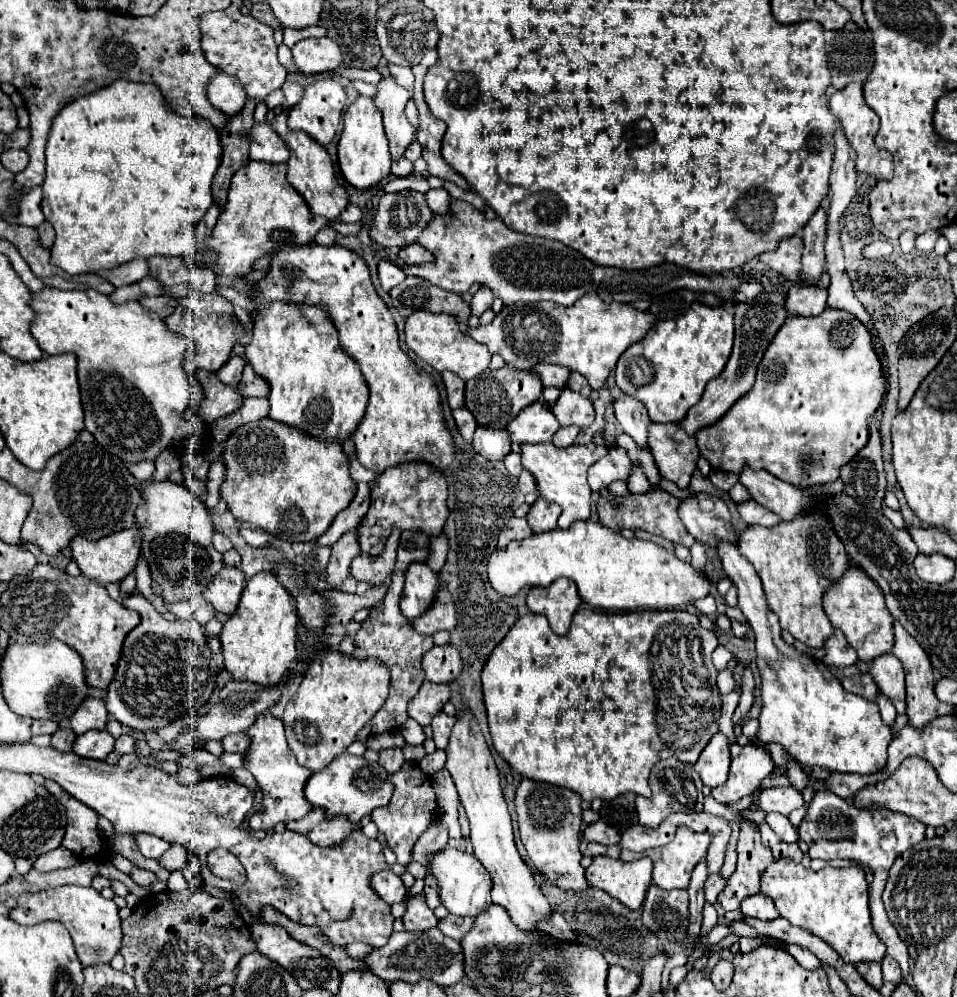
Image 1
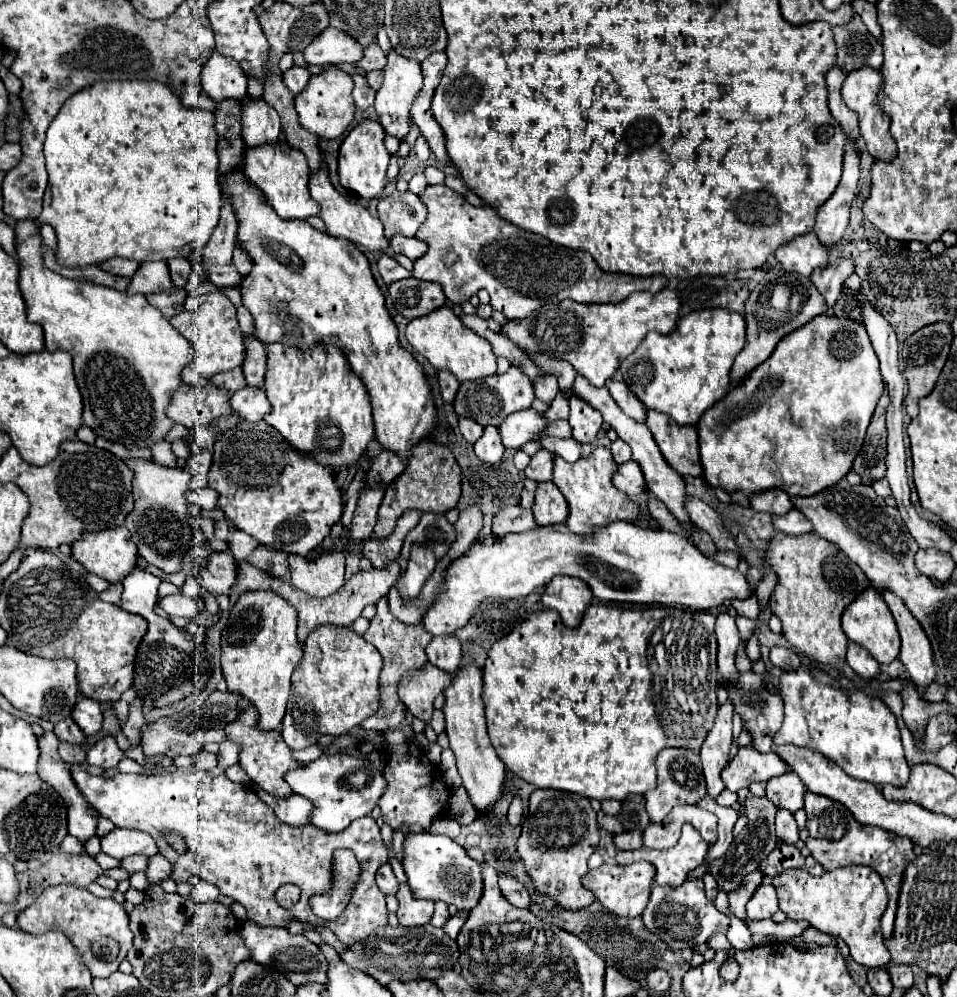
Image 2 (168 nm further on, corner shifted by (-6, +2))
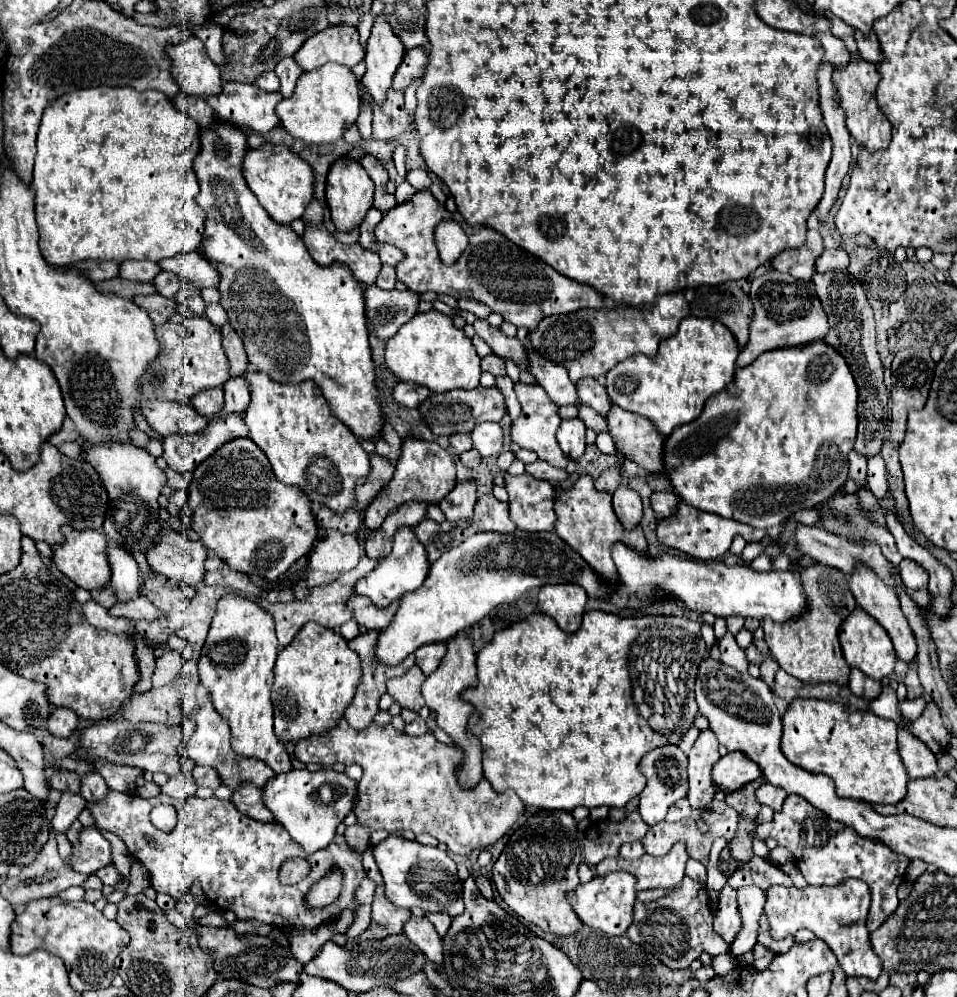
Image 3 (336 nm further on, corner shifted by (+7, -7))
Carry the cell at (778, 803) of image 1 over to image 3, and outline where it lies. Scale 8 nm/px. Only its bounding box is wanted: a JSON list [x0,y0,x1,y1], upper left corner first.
[757,783,787,811]

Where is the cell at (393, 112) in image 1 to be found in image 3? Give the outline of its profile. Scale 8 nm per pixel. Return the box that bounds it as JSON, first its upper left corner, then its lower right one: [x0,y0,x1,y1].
[361,13,405,103]

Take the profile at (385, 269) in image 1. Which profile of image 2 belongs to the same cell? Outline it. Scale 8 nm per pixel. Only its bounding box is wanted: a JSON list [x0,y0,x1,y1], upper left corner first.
[378,254,410,284]

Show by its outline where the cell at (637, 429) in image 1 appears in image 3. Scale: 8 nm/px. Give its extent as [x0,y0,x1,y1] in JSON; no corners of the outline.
[577,377,609,415]

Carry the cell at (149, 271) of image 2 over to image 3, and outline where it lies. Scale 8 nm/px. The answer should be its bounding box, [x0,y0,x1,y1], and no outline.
[119,261,161,283]

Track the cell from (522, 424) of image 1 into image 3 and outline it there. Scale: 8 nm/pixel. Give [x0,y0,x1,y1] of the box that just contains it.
[471,423,503,457]

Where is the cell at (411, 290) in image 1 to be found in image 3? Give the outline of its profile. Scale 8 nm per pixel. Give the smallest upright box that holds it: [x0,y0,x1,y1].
[365,285,419,343]

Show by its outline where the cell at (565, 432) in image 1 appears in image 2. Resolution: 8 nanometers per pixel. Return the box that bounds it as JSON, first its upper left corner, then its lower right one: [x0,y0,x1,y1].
[540,436,580,463]

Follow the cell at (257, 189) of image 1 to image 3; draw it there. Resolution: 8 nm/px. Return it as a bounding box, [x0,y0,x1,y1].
[243,143,315,225]

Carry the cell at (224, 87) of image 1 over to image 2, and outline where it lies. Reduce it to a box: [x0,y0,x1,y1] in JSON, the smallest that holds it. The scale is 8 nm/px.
[202,50,248,102]

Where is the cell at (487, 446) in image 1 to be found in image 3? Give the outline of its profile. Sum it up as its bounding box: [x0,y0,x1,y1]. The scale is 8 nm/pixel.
[459,449,481,469]

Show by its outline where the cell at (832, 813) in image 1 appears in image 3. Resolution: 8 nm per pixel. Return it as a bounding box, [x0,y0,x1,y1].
[757,795,909,931]

